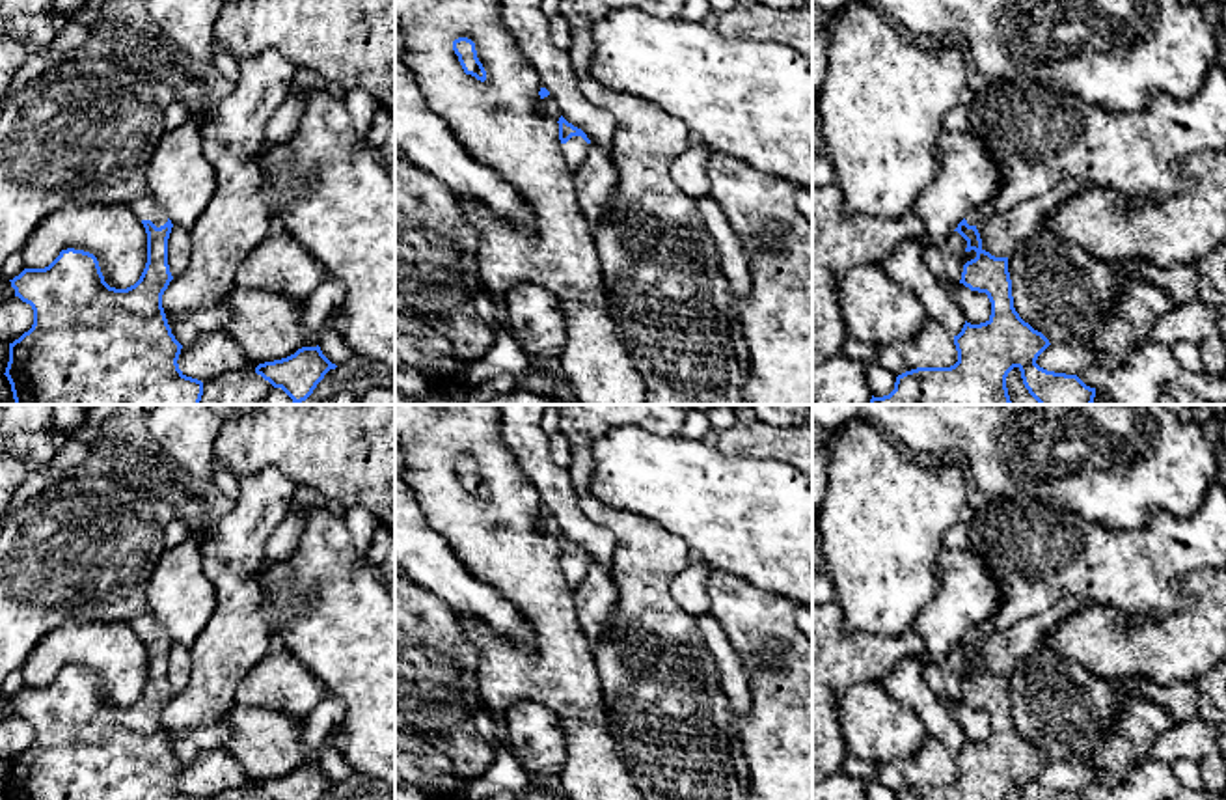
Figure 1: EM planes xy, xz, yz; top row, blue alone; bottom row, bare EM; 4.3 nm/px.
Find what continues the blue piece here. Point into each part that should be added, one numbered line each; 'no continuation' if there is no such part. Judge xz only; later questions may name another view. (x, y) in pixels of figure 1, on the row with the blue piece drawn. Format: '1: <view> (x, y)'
1: xz (574, 151)

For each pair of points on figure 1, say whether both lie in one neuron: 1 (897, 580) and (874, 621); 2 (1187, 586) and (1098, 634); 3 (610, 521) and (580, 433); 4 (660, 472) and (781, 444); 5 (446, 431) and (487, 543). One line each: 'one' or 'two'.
1: one
2: one
3: one
4: two
5: one

